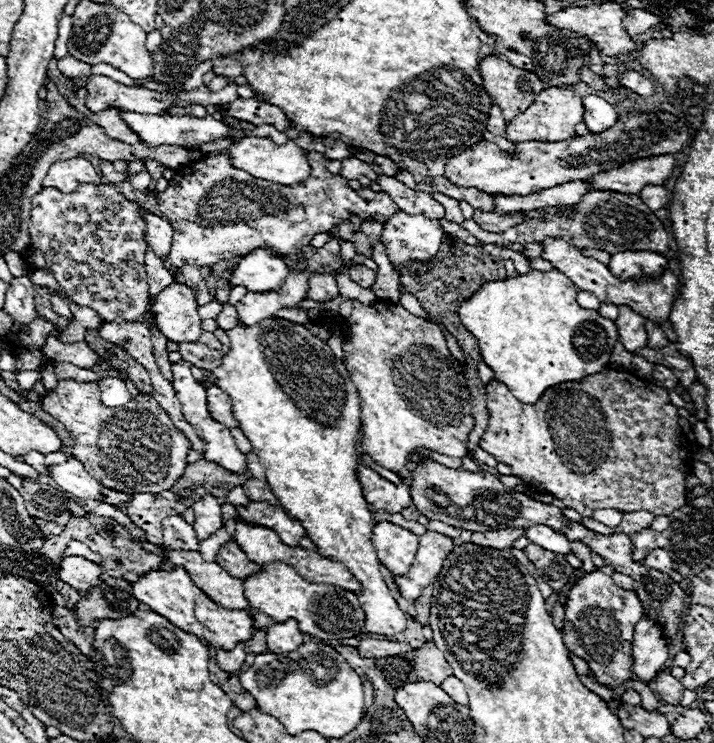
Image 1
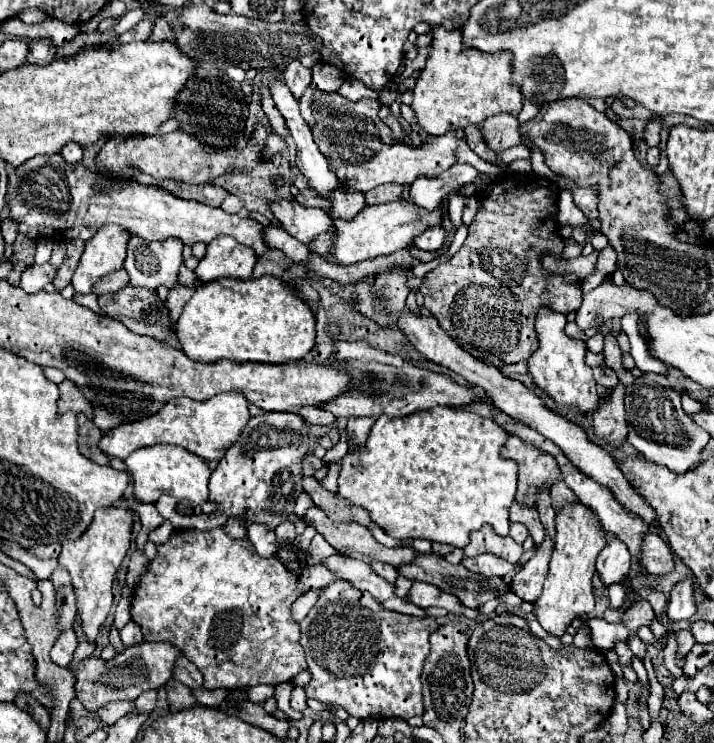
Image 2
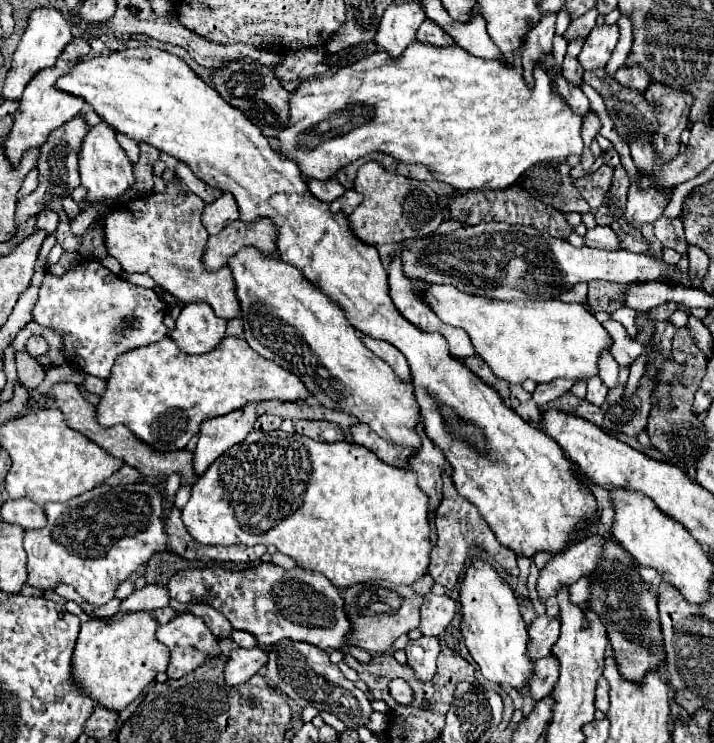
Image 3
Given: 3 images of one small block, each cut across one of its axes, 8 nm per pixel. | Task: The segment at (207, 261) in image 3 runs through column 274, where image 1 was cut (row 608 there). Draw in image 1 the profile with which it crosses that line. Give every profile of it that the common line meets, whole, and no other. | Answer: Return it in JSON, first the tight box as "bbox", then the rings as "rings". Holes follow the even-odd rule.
{"bbox":[144,542,252,612],"rings":[[[150,542],[144,544],[144,550],[160,554],[174,566],[184,566],[186,572],[190,572],[192,582],[196,582],[196,586],[214,602],[220,602],[230,610],[252,612],[252,606],[244,596],[242,580],[230,576],[216,562],[206,562],[198,550],[170,550],[168,546],[156,546]]]}

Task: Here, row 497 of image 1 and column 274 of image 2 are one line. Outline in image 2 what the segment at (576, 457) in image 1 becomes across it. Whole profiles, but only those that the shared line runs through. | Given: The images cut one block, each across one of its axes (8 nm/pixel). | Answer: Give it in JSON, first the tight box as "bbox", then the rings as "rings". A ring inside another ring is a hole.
{"bbox":[132,526,306,690],"rings":[[[224,526],[214,528],[214,530],[176,530],[172,532],[170,540],[166,544],[158,546],[158,556],[150,562],[146,574],[140,578],[140,582],[136,584],[134,590],[134,600],[132,600],[132,620],[136,624],[140,624],[144,640],[148,642],[170,642],[174,644],[190,662],[194,662],[202,676],[204,676],[204,688],[214,690],[214,688],[226,688],[226,690],[234,690],[234,688],[250,688],[256,684],[282,684],[282,682],[290,682],[300,670],[306,668],[306,658],[304,658],[304,648],[300,646],[300,622],[296,622],[292,618],[292,604],[302,596],[300,590],[300,576],[296,576],[294,572],[290,572],[282,560],[274,554],[270,558],[262,558],[252,542],[248,540],[248,536],[244,538],[230,538],[224,530]]]}

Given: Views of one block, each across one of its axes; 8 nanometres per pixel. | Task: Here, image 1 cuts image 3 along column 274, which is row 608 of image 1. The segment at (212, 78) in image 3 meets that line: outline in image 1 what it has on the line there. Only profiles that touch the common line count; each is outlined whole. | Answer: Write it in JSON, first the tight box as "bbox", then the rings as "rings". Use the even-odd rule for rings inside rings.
{"bbox":[74,582,140,626],"rings":[[[100,582],[78,602],[74,614],[82,626],[88,626],[90,622],[98,622],[102,618],[116,620],[130,616],[138,606],[140,602],[128,590],[112,588],[106,582]]]}

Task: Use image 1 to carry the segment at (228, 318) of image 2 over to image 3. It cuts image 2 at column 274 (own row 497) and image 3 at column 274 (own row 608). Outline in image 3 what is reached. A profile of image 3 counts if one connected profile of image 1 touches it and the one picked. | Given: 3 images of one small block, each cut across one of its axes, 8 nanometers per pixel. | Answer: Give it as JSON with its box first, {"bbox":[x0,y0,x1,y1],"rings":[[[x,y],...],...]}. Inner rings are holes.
{"bbox":[96,336,310,452],"rings":[[[226,336],[212,352],[200,356],[184,354],[176,348],[176,344],[170,338],[162,338],[156,344],[128,350],[116,358],[110,378],[106,380],[106,390],[100,396],[100,404],[96,406],[96,418],[104,428],[114,424],[124,424],[138,440],[144,440],[144,444],[148,444],[156,452],[172,452],[172,450],[182,450],[186,442],[194,434],[198,434],[200,424],[206,418],[224,416],[250,402],[262,402],[262,400],[300,402],[306,400],[308,396],[310,392],[300,382],[300,378],[280,368],[272,360],[266,360],[260,354],[256,354],[244,338]]]}

